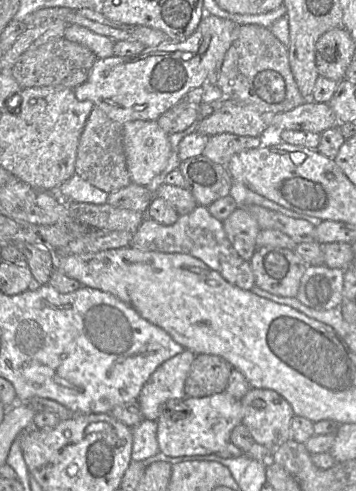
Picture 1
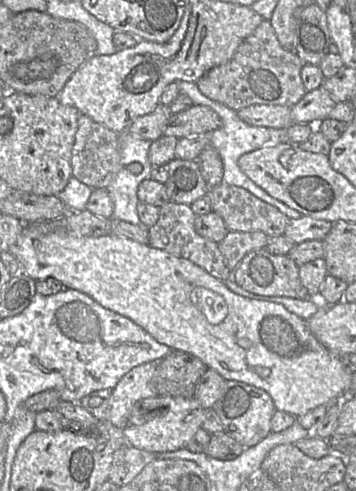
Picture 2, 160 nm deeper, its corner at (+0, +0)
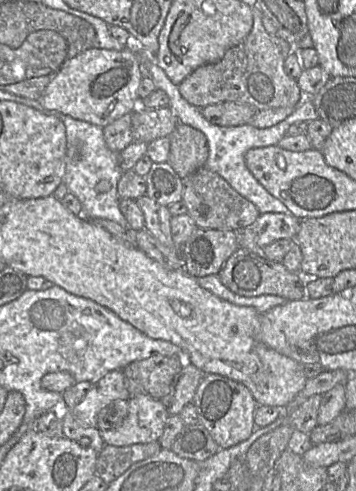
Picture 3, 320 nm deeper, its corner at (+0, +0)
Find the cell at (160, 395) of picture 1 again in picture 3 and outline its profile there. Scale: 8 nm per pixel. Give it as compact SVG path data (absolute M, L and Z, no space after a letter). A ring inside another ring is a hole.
M113 370L90 383L93 386L71 412L82 424L97 428L97 416L104 407L116 400L128 400L132 395L127 389L122 370Z

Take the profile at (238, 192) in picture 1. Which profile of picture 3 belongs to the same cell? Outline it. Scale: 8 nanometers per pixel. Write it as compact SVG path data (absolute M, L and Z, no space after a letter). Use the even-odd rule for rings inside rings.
M133 38L125 45L138 57L139 64L142 63L143 77L149 77L157 90L164 91L169 98L168 107L172 113L185 125L200 130L207 138L209 155L205 166L224 178L230 186L241 196L253 203L260 214L283 213L292 215L291 211L278 199L273 197L252 175L245 163L245 154L253 148L276 146L287 134L289 127L296 122L310 122L318 119L318 115L310 98L304 97L294 108L292 114L278 124L268 128L256 128L249 124L240 126L218 126L207 121L201 113L201 108L188 103L180 94L178 86L173 84L164 71L155 62L155 56L150 54L138 41Z

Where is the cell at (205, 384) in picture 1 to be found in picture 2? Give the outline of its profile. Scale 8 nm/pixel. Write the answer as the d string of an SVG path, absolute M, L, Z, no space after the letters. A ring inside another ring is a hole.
M172 350L158 361L152 384L161 396L193 398L207 369L199 358L187 352Z

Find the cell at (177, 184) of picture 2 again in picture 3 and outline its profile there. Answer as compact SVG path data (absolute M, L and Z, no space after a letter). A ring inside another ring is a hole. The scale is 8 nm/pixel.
M153 163L149 172L142 176L146 181L146 194L163 206L182 201L183 181L167 163Z

